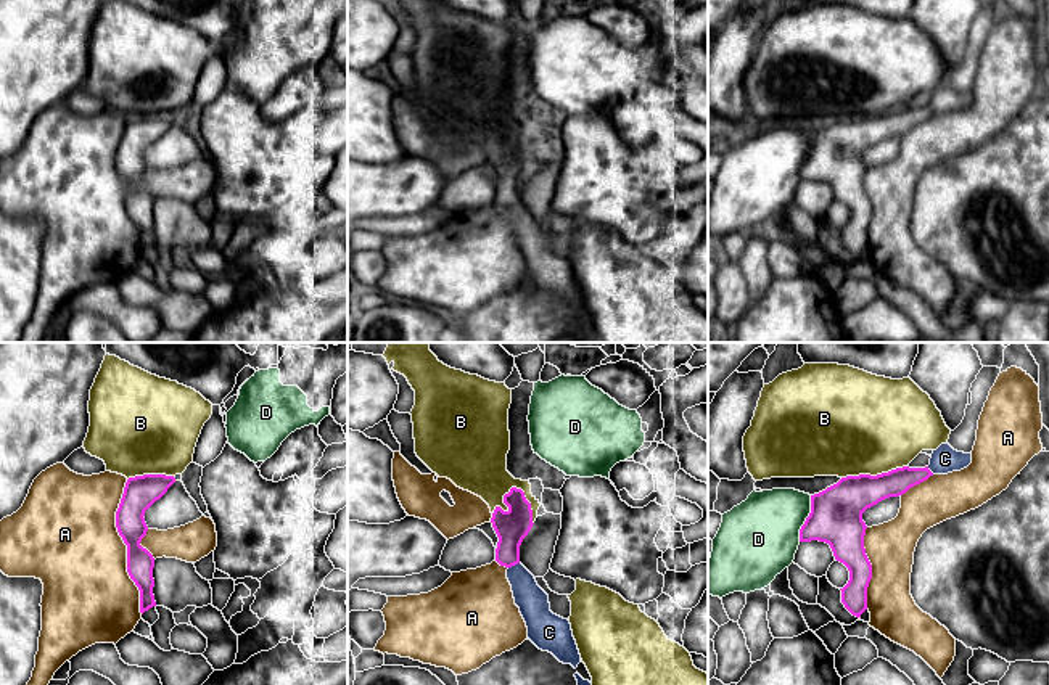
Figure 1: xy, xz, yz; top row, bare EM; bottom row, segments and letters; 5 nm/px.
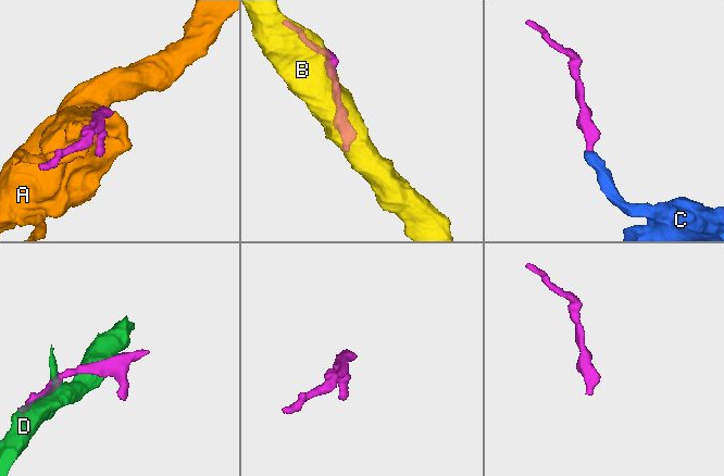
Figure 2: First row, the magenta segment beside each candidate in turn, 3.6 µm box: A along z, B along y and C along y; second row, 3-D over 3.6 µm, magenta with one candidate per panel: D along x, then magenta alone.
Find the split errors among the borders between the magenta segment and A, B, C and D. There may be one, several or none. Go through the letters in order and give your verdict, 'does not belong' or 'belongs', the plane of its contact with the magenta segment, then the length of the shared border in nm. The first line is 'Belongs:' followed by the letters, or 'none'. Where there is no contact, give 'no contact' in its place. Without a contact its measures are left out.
Belongs: C
A: does not belong; contact in xy; length 700 nm
B: does not belong; contact in xz; length 220 nm
C: belongs; contact in xz; length 70 nm
D: does not belong; contact in yz; length 240 nm

